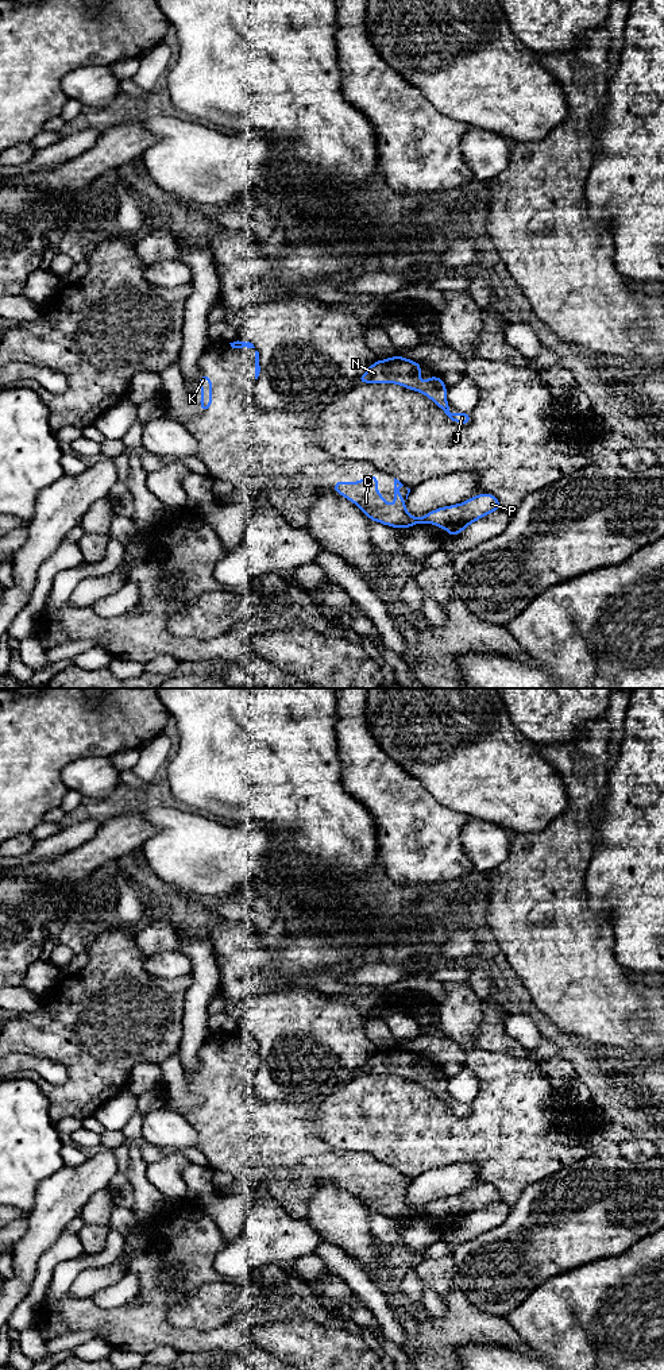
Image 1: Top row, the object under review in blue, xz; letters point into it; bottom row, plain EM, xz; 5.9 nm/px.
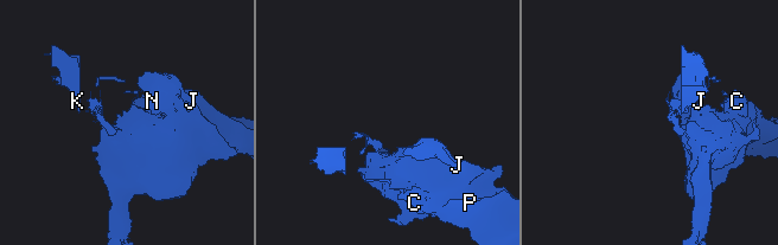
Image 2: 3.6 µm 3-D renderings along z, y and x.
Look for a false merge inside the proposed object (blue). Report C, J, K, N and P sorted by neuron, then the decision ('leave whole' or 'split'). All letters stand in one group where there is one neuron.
groups C J K N P; leave whole

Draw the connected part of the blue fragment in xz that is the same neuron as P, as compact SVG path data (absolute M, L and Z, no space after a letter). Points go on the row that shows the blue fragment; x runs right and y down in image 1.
M375 472L352 483L337 479L331 490L355 503L370 521L395 529L410 528L417 524L433 524L440 529L447 529L448 539L462 533L468 525L489 513L502 510L495 495L480 493L462 503L431 510L422 517L413 517L406 512L406 499L404 501L399 493L402 486L394 478L393 506L387 506L386 497L378 494L378 476Z

